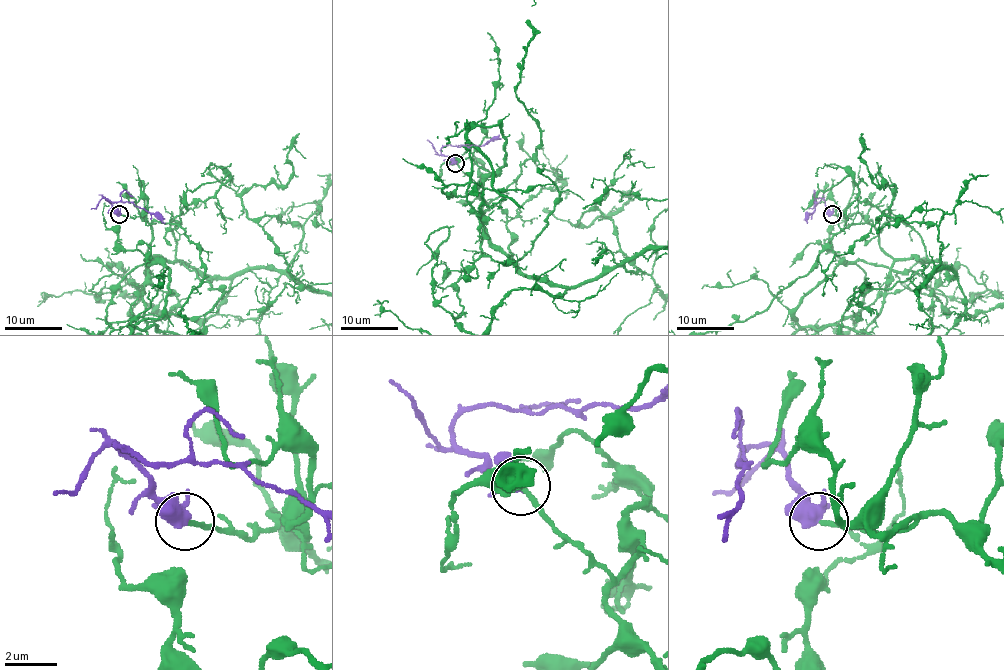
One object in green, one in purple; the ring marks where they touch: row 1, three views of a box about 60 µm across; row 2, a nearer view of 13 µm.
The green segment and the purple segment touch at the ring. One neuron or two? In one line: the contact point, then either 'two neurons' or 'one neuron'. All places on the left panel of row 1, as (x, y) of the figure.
(119, 214) | one neuron

